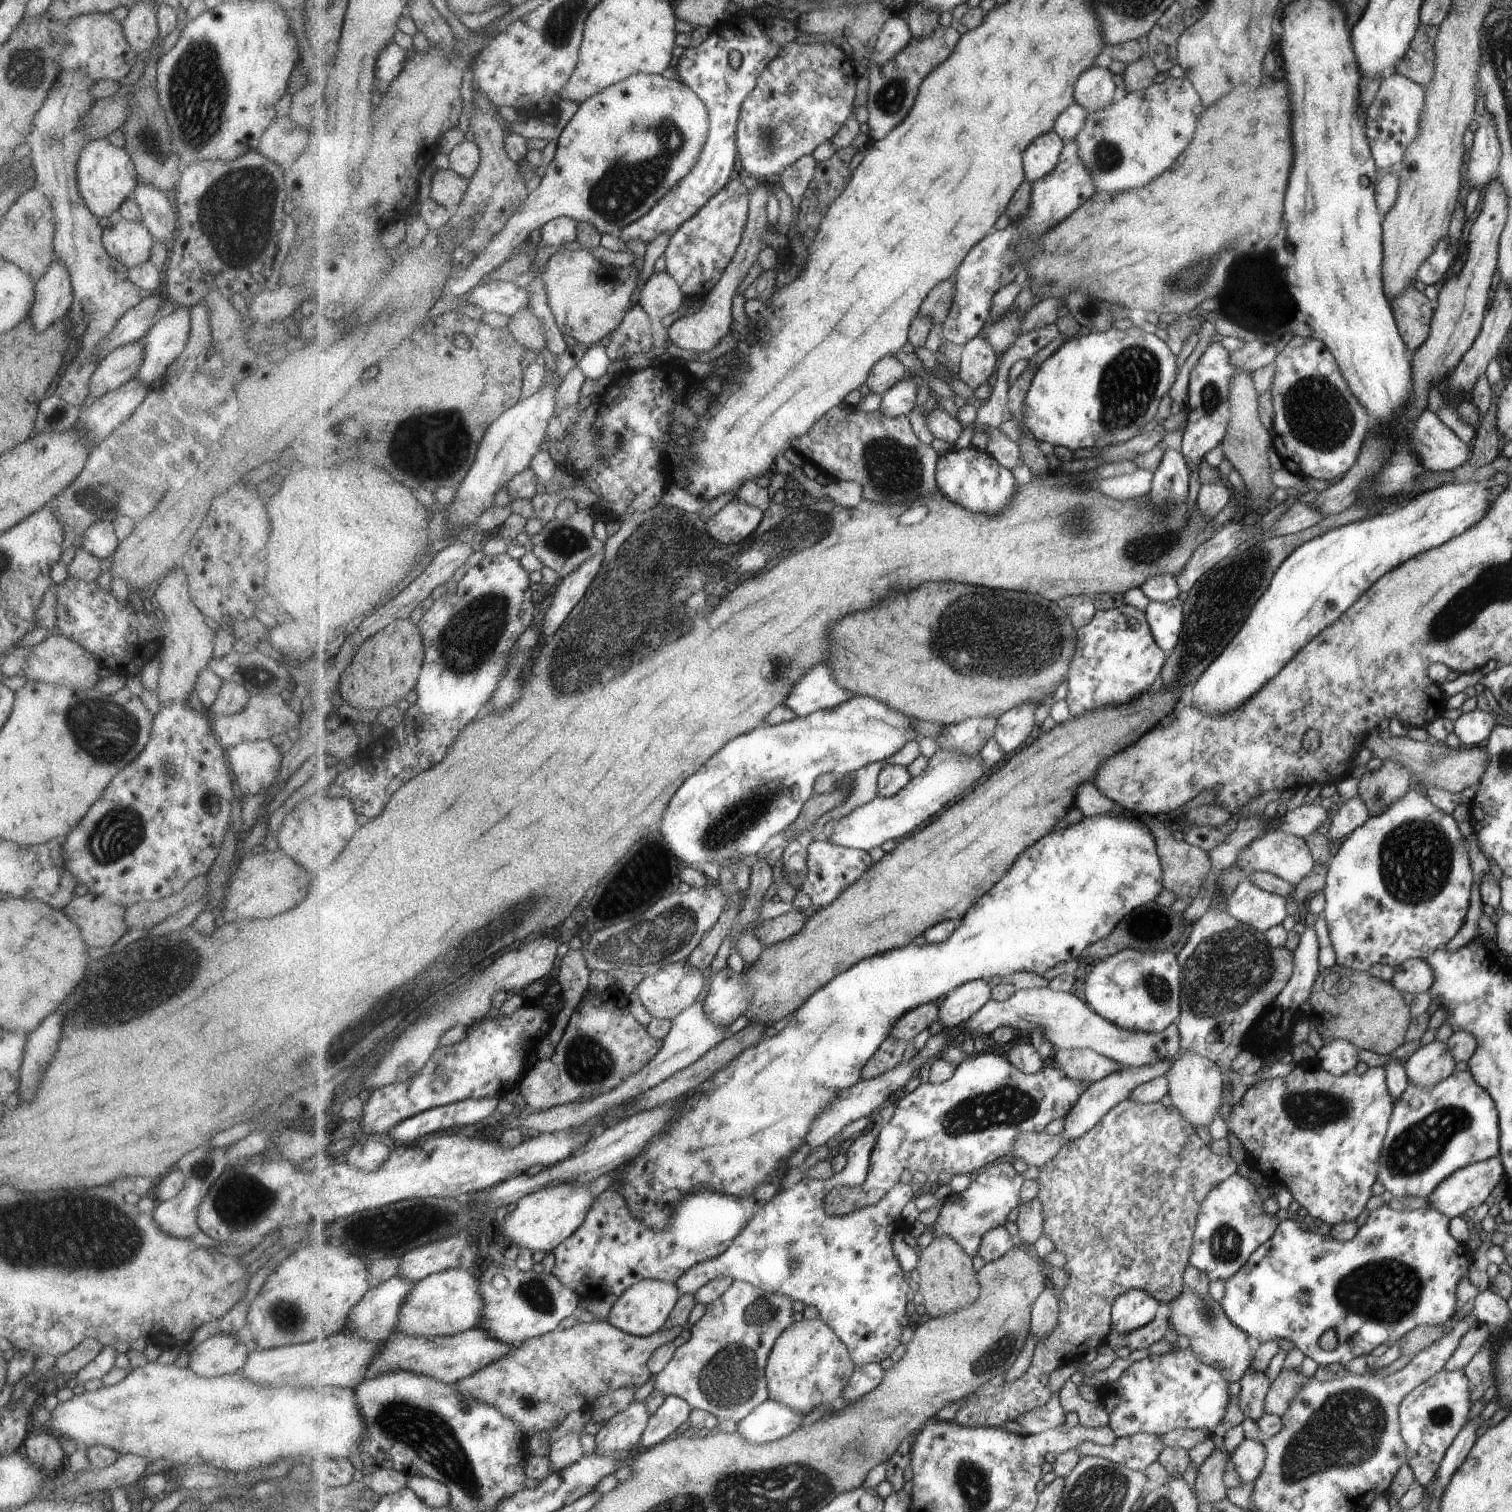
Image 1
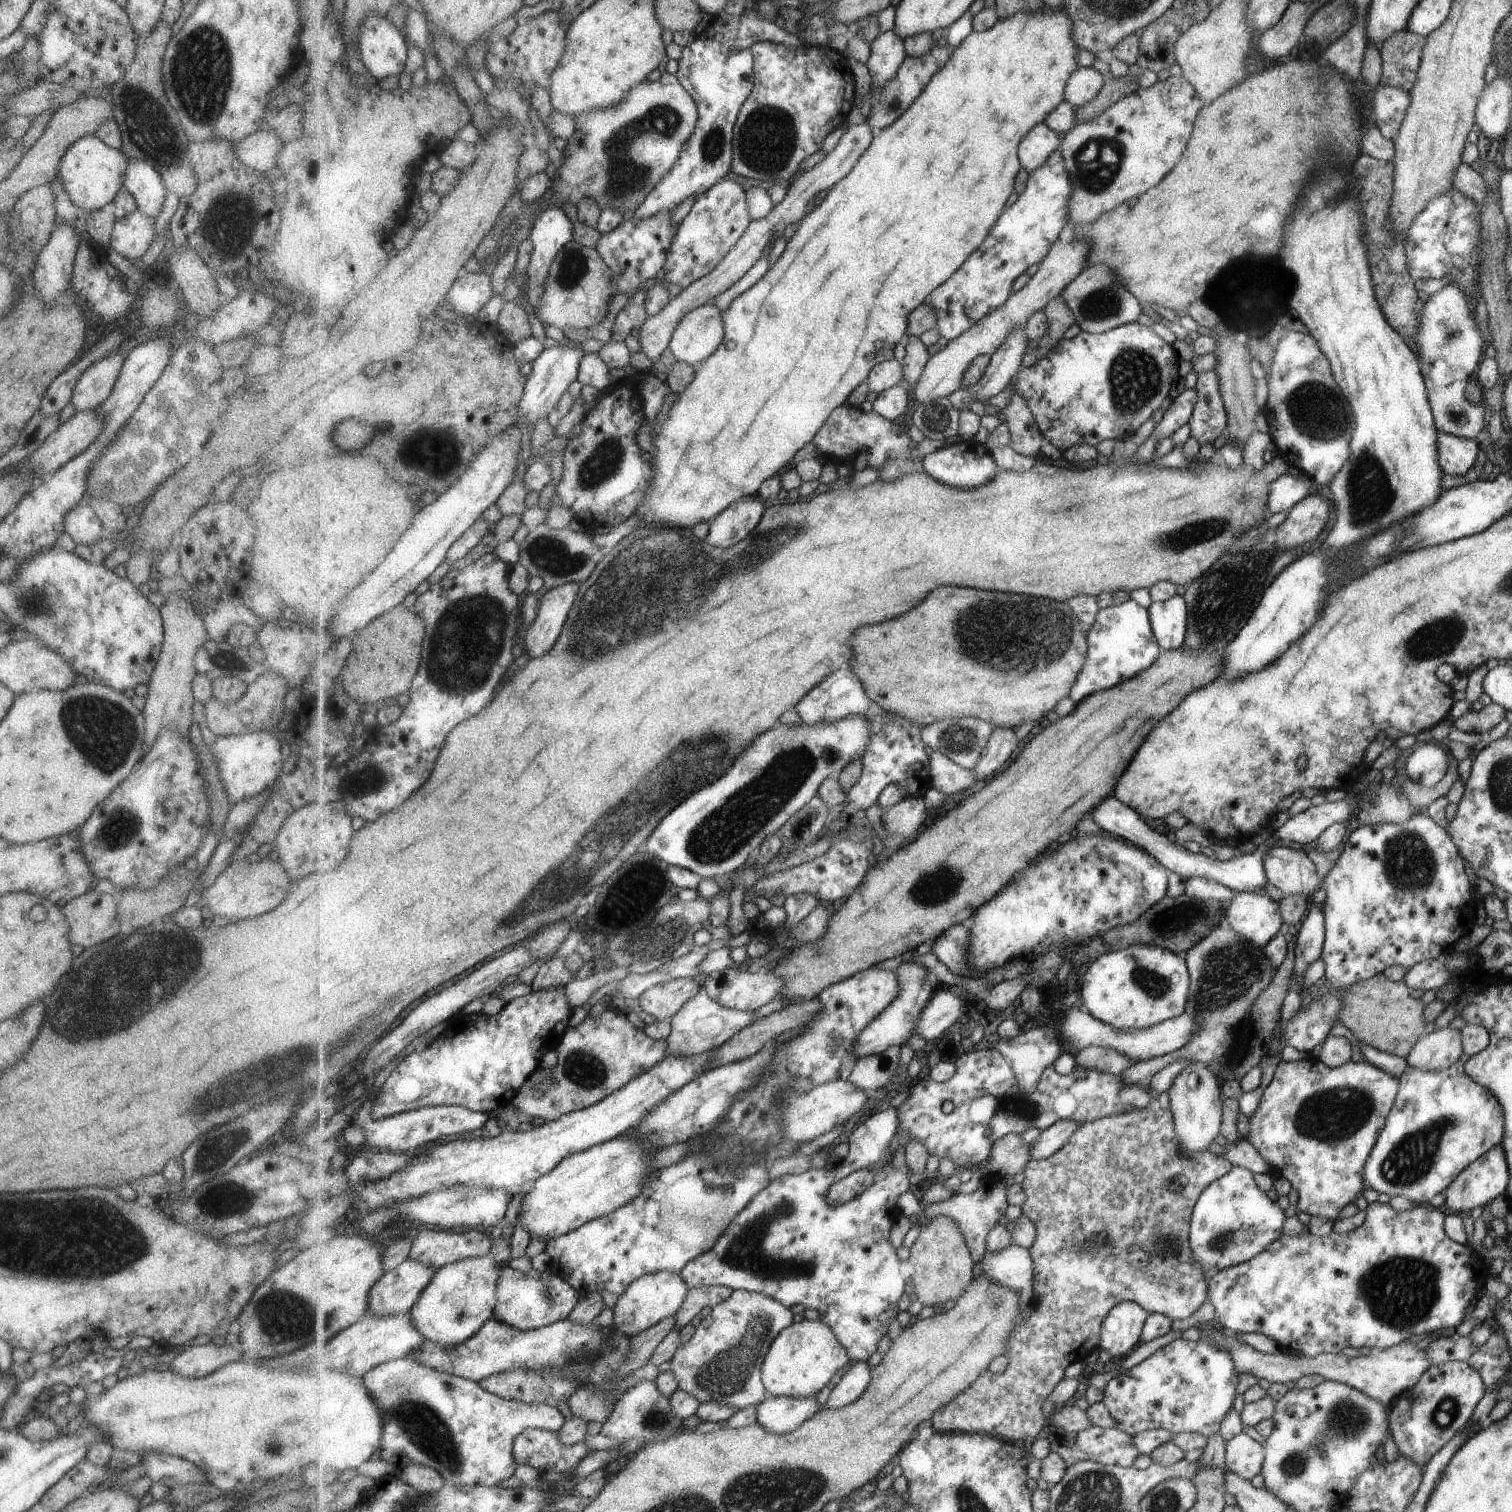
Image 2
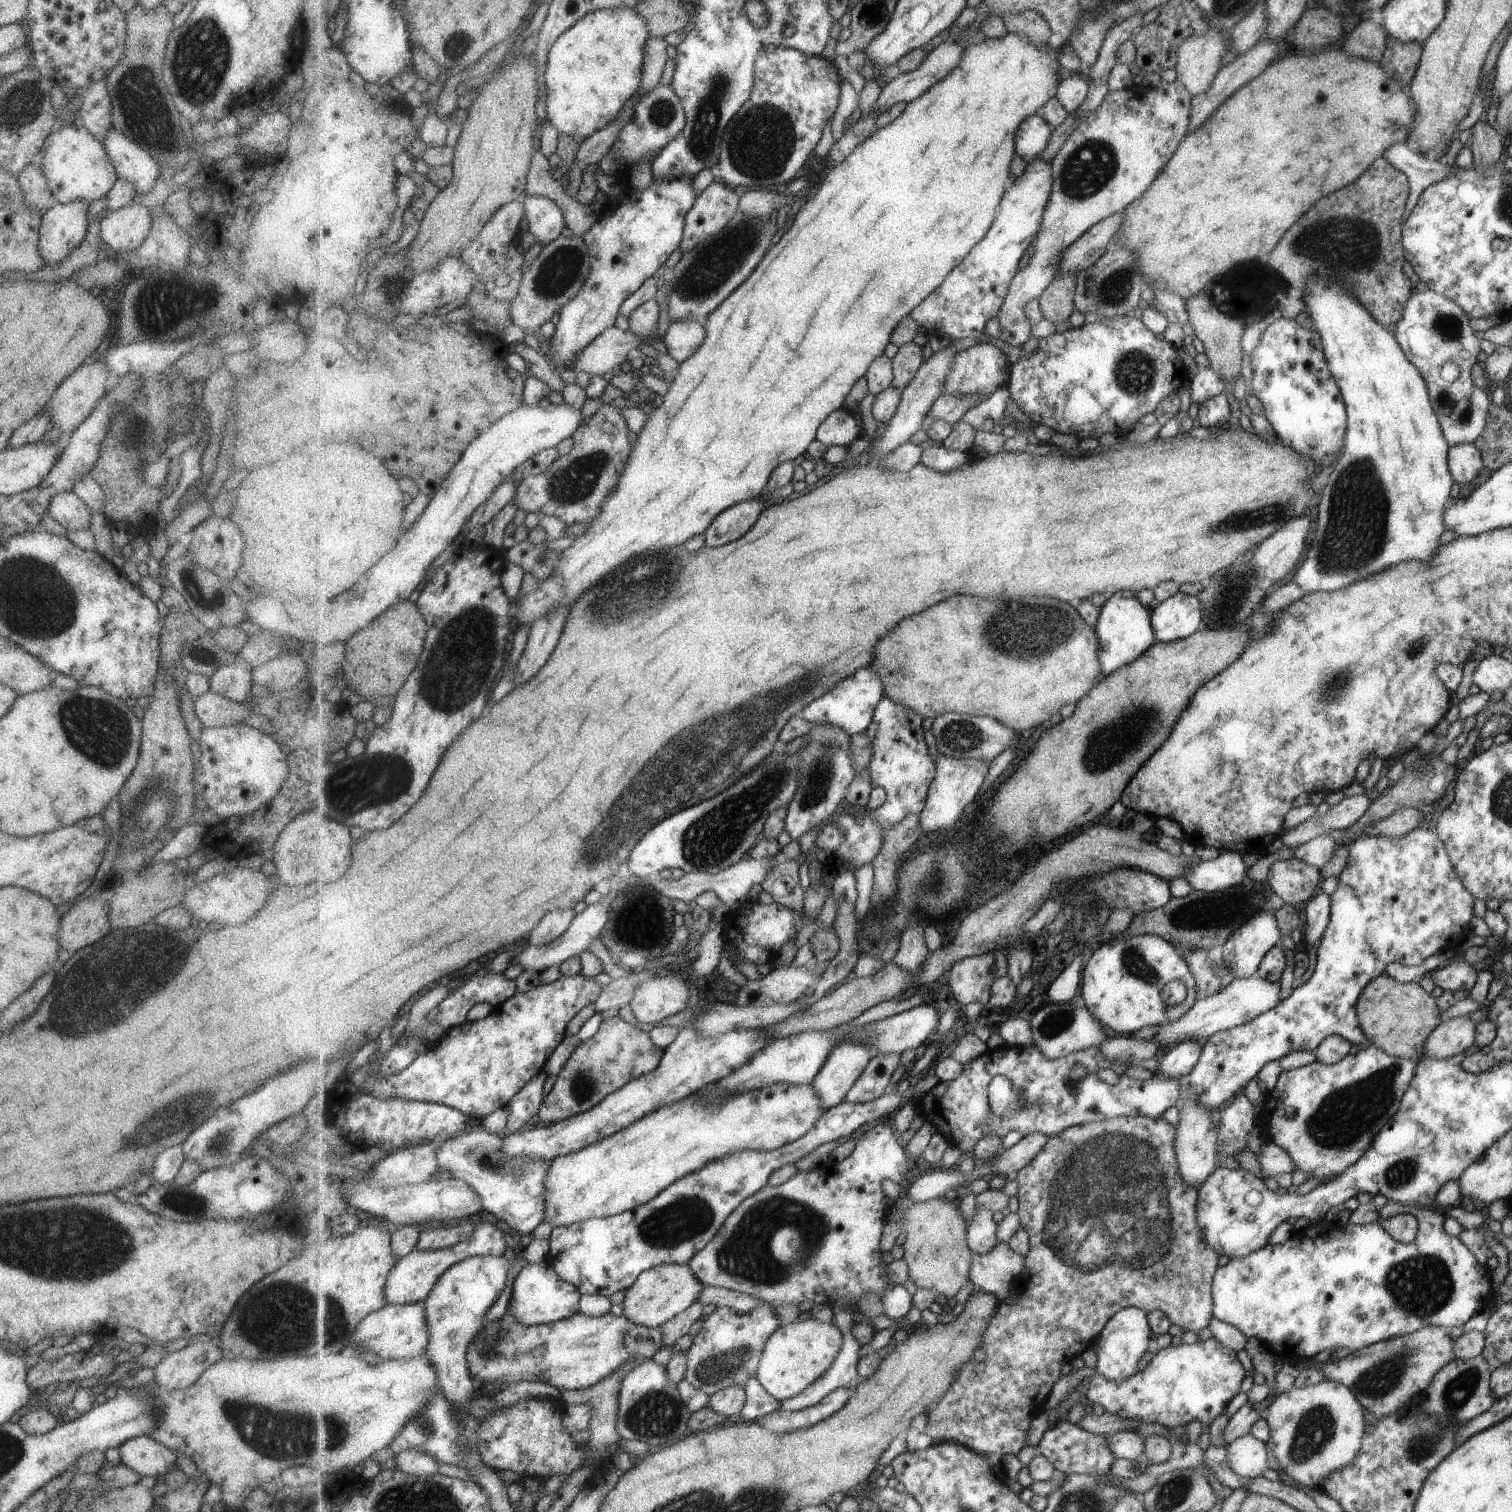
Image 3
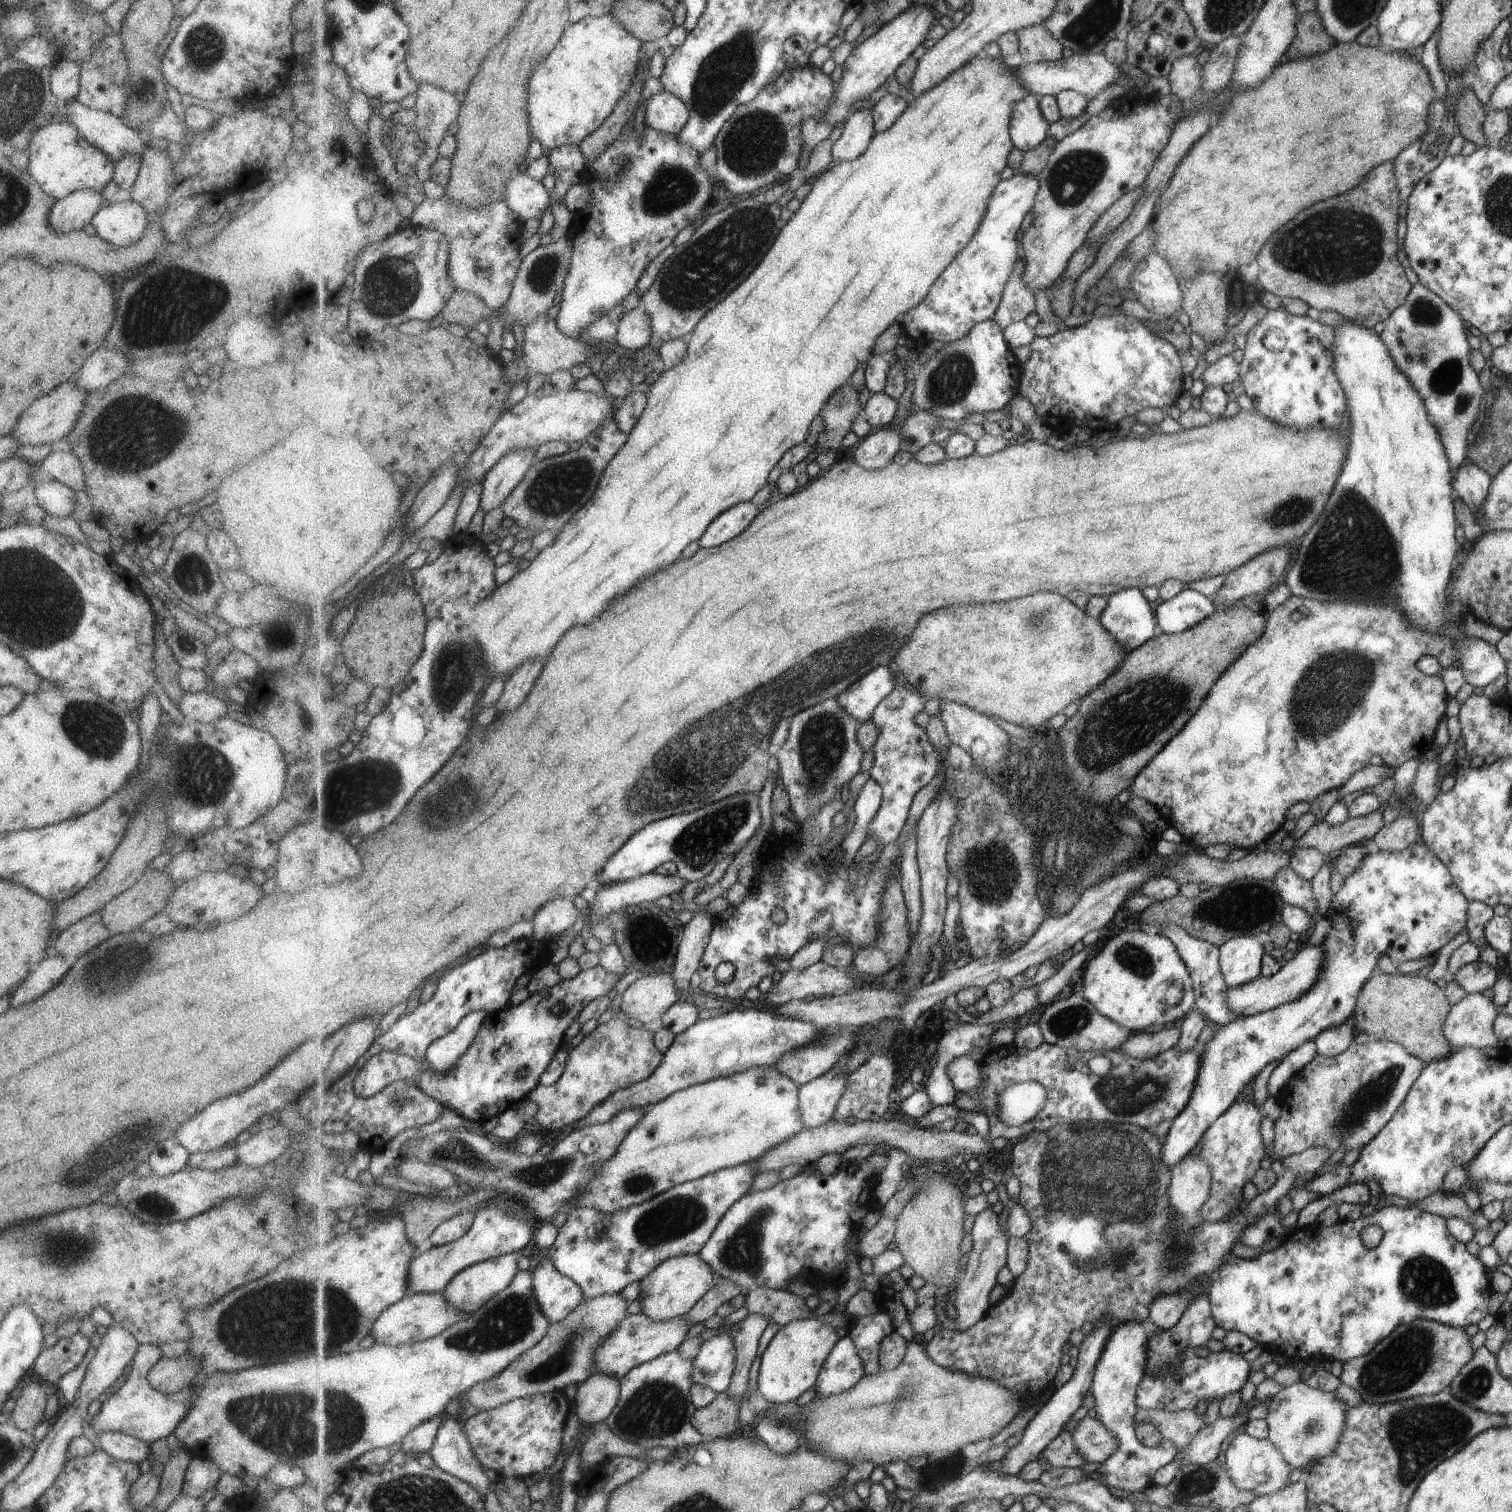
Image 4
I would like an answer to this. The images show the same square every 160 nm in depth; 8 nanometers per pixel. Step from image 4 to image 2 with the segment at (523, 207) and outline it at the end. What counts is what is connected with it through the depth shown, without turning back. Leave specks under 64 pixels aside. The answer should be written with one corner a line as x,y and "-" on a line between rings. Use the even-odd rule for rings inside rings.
554,207
541,212
531,227
529,239
534,247
527,268
526,295
536,314
541,296
545,294
551,264
561,248
573,241
573,222
560,207

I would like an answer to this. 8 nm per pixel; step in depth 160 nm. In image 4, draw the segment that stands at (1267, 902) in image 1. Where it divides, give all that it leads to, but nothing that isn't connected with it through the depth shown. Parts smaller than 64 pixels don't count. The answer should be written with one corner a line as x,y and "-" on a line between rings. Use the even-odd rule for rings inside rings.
1261,935
1233,937
1218,946
1218,963
1225,984
1238,987
1249,983
1261,971
1263,952

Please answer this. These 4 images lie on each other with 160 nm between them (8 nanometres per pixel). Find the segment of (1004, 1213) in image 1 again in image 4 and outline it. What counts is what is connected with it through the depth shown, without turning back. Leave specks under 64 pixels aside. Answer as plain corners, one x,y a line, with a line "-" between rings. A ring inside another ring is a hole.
990,1207
981,1211
975,1217
971,1232
974,1245
968,1254
967,1264
952,1290
957,1312
957,1316
954,1319
957,1324
955,1329
957,1332
970,1329
990,1311
992,1304
991,1300
989,1300
989,1294
991,1294
991,1290
997,1284
997,1274
1008,1264
1008,1244
1011,1234
1007,1236
1001,1230
999,1214
995,1214

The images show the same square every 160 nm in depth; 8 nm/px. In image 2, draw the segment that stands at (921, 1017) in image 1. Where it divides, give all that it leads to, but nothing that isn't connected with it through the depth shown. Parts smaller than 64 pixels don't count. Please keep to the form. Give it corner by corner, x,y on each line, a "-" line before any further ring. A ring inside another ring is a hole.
903,959
901,965
898,967
897,976
899,976
899,994
897,998
857,1036
857,1044
855,1046
855,1064
859,1062
860,1058
867,1058
867,1056
873,1056
873,1054
881,1054
886,1052
889,1048
898,1045
902,1047
915,1032
917,1024
919,1024
919,1018
921,1018
921,1012
923,1008
929,1004
932,1000
931,994
935,989
935,979
931,972
920,966
916,962

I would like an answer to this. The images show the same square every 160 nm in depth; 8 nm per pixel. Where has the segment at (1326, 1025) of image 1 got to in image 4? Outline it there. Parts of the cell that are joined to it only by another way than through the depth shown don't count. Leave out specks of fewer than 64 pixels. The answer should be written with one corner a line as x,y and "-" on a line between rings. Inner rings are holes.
1385,969
1366,980
1358,992
1353,1016
1356,1032
1368,1034
1372,1040
1402,1045
1426,1065
1429,1061
1442,1059
1452,1052
1442,1033
1442,1026
1449,1012
1450,1004
1445,992
1434,982
1415,975
1415,972
1401,975

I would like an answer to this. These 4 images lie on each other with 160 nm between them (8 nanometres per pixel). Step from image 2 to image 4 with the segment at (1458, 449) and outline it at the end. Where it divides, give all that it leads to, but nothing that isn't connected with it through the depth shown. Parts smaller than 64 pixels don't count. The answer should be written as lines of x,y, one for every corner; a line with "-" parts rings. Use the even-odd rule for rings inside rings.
1469,460
1464,461
1454,471
1455,492
1468,506
1473,516
1476,516
1476,512
1486,500
1492,478

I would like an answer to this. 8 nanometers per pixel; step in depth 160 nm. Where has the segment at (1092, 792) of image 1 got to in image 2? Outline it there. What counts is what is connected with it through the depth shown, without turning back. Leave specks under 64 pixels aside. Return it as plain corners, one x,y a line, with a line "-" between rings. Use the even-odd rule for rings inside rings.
1114,795
1105,798
1099,806
1095,806
1091,815
1100,829
1107,833
1109,832
1111,835
1123,838
1123,840
1129,841
1135,846
1139,846
1149,853
1149,856
1153,856
1155,860
1159,861
1159,864
1162,864
1167,872
1173,872
1183,880
1191,877
1205,878
1205,880
1209,878
1211,882
1217,882
1219,886
1225,886
1236,892
1259,891
1266,883
1263,856
1268,850
1267,844
1260,844
1252,854
1234,856
1230,860
1221,862
1199,852
1190,852
1184,847
1170,842
1163,834
1151,830
1147,826
1147,822
1141,820
1138,814
1135,814
1129,806
1119,802
1119,798
1116,798

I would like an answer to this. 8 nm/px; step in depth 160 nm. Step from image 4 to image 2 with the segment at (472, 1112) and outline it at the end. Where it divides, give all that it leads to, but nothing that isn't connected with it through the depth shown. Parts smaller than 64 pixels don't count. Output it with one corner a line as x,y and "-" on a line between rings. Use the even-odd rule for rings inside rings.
563,987
533,990
531,994
511,1000
496,1016
459,1014
423,1052
409,1052
392,1071
373,1101
375,1118
387,1118
427,1106
461,1106
473,1112
493,1115
498,1107
512,1105
524,1086
541,1069
541,1060
549,1050
556,1050
570,1027
573,1008

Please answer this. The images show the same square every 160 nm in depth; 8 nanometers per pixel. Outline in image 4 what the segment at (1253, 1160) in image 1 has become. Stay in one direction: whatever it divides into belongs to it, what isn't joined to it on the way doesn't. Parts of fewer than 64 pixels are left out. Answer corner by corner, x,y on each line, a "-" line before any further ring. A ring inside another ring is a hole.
1370,1039
1364,1044
1351,1042
1345,1051
1332,1057
1324,1057
1317,1053
1309,1063
1302,1069
1299,1069
1294,1076
1291,1075
1286,1080
1285,1086
1280,1090
1281,1096
1277,1096
1277,1104
1280,1112
1276,1120
1273,1121
1273,1154
1280,1160
1280,1158
1283,1158
1285,1155
1297,1154
1307,1150
1309,1147
1323,1147
1329,1153
1332,1153
1337,1148
1343,1148
1344,1152
1347,1152
1347,1150
1363,1147
1365,1143
1369,1143
1370,1140
1382,1130
1382,1127
1385,1126
1386,1123
1390,1122
1390,1119
1394,1116
1394,1112
1401,1106
1403,1099
1406,1098
1407,1091
1413,1086
1415,1079
1418,1078
1424,1066
1424,1062
1411,1055
1405,1047
1391,1041

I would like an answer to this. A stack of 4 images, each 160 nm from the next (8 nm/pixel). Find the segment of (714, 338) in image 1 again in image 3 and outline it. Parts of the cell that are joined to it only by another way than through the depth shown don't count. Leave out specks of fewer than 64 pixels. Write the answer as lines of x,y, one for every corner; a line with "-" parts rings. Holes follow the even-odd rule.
706,320
671,321
663,337
668,353
679,364
685,362
706,339

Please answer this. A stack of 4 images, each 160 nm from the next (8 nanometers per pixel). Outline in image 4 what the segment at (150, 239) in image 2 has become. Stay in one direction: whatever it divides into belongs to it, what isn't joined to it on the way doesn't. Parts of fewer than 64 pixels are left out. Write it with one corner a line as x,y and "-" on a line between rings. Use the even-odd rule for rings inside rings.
126,199
101,207
90,223
95,227
99,238
112,246
125,248
142,237
148,216
138,202

